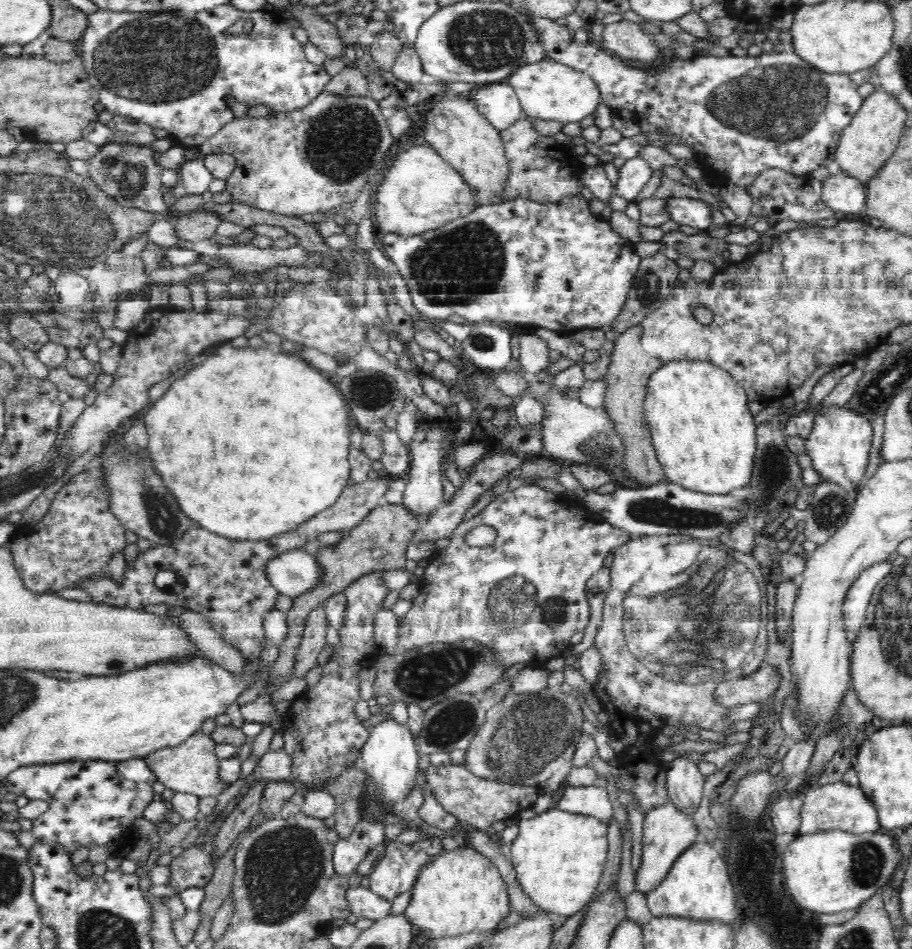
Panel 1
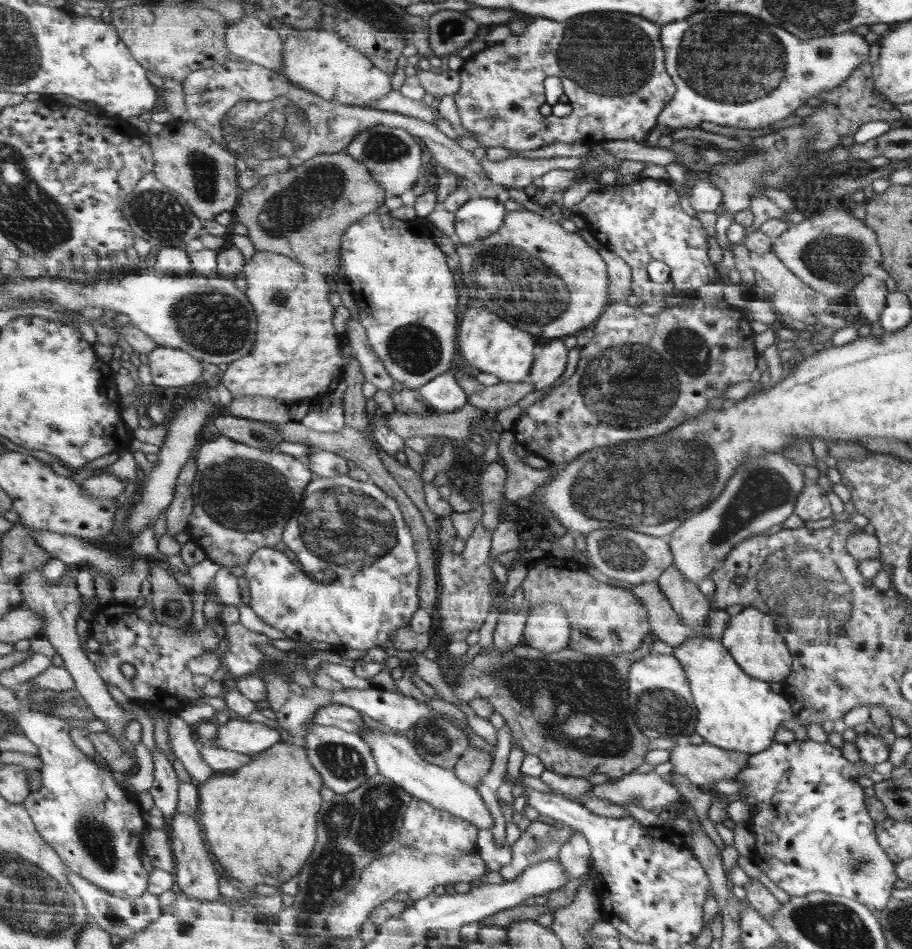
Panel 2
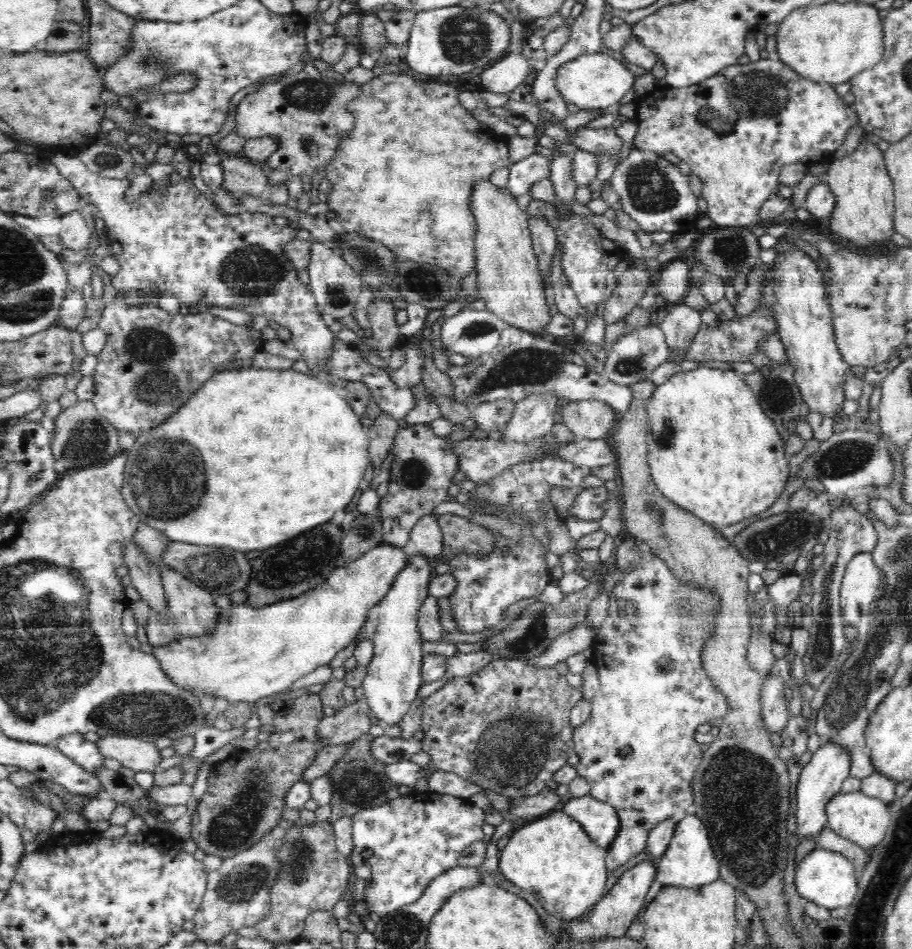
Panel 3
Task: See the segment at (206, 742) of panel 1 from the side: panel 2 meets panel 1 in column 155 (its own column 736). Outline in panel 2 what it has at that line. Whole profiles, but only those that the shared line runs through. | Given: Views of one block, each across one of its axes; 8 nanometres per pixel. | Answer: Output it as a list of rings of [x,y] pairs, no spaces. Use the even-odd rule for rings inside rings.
[[[685,740],[668,752],[673,770],[699,786],[711,786],[714,780],[736,780],[747,768],[750,757],[748,753],[723,750],[711,743],[694,746]]]

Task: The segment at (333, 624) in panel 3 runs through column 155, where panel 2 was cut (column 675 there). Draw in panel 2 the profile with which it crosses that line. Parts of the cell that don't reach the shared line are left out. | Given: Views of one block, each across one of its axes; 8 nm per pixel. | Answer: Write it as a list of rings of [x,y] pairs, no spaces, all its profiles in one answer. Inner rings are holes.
[[[709,636],[688,638],[674,647],[672,654],[683,663],[688,676],[698,713],[695,731],[705,739],[705,743],[752,756],[771,748],[774,734],[782,728],[782,722],[794,717],[788,698],[775,694],[763,680],[746,674],[720,641]]]

